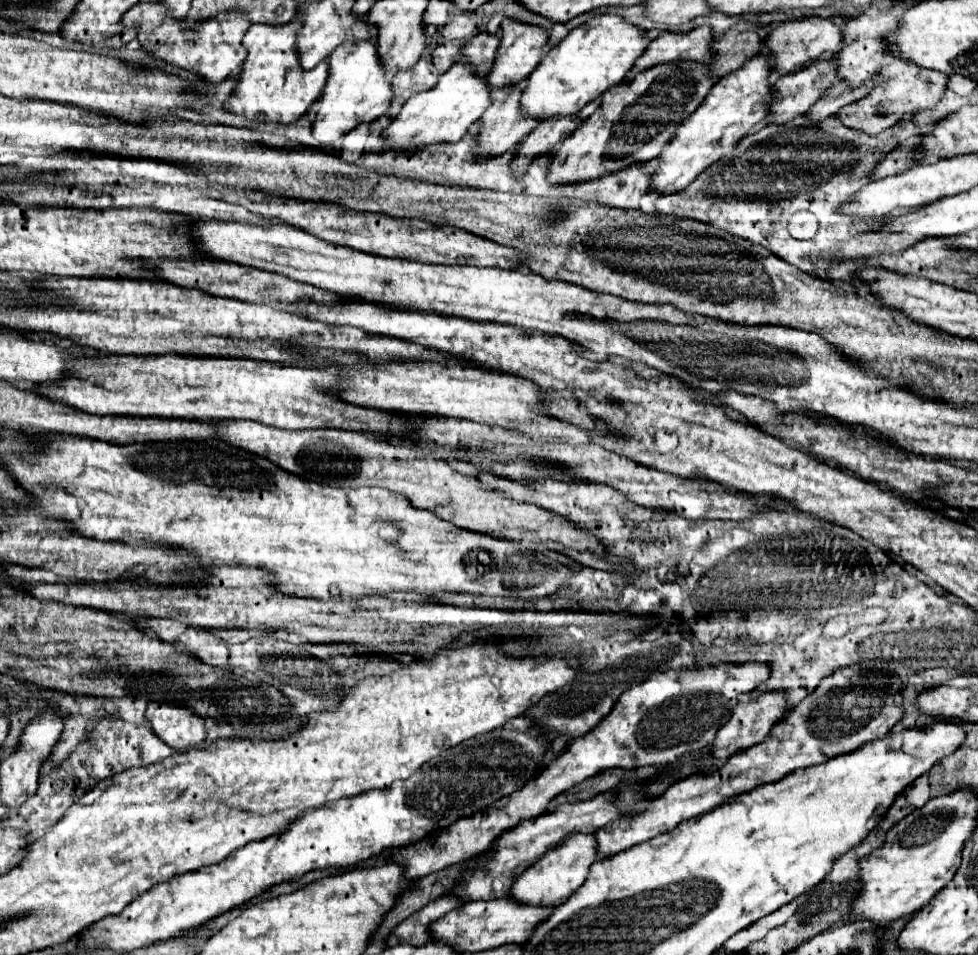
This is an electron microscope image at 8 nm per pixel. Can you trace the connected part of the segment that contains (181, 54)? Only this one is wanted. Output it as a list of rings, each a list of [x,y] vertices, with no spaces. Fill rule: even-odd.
[[[161,2],[155,4],[135,4],[125,16],[123,26],[137,28],[137,38],[141,46],[157,60],[163,60],[171,66],[189,70],[205,78],[209,84],[219,84],[225,78],[231,76],[231,72],[237,72],[243,64],[247,50],[241,46],[241,38],[247,32],[251,24],[247,24],[243,12],[223,12],[215,20],[203,22],[203,24],[187,24],[187,20],[173,22],[167,20],[165,8]]]

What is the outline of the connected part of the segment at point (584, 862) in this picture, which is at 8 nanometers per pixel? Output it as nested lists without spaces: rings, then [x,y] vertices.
[[[569,834],[555,848],[543,854],[531,868],[527,868],[511,888],[511,898],[533,904],[533,906],[553,906],[565,902],[585,880],[591,864],[597,860],[597,840],[593,834]]]

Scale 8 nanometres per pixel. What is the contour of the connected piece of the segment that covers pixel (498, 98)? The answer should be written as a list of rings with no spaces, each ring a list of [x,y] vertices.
[[[509,86],[509,88],[491,90],[491,106],[479,118],[481,128],[479,128],[479,134],[477,134],[477,152],[475,152],[477,156],[495,158],[495,156],[501,156],[505,152],[511,152],[537,126],[537,120],[525,118],[521,114],[521,108],[519,108],[521,92],[523,92],[521,86]]]

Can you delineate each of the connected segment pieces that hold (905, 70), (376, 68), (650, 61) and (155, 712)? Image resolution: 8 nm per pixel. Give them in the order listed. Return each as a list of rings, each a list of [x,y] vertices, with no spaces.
[[[887,56],[883,60],[877,76],[873,76],[873,82],[875,82],[875,86],[869,90],[867,96],[863,96],[861,100],[857,100],[837,112],[837,118],[841,120],[841,124],[845,124],[847,128],[853,128],[853,130],[871,134],[871,136],[879,134],[881,130],[891,128],[893,124],[903,120],[905,114],[913,114],[917,110],[931,110],[945,94],[947,74],[919,68],[919,66],[907,64],[905,60],[899,60],[899,58],[895,60],[893,56]]]
[[[375,42],[343,44],[329,56],[329,76],[321,94],[321,106],[313,120],[313,136],[319,142],[333,142],[363,122],[373,122],[387,114],[391,100],[391,84],[375,54]]]
[[[699,26],[687,34],[661,32],[635,60],[633,68],[625,76],[625,82],[631,82],[635,74],[649,70],[657,64],[669,64],[677,60],[695,60],[707,64],[707,60],[711,60],[711,42],[713,36],[709,26]]]
[[[149,702],[145,718],[153,732],[175,750],[189,750],[205,740],[205,718],[185,706]]]

